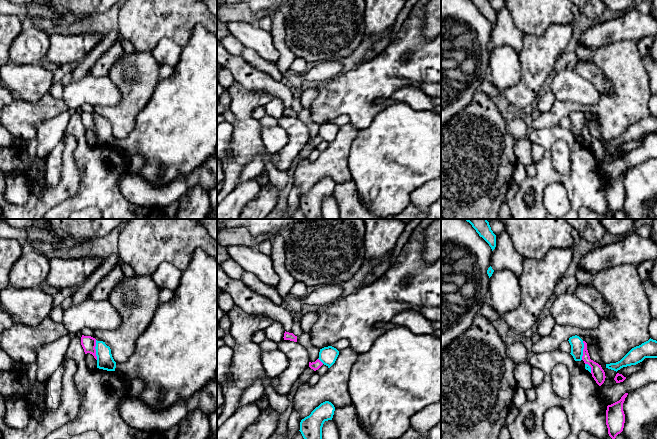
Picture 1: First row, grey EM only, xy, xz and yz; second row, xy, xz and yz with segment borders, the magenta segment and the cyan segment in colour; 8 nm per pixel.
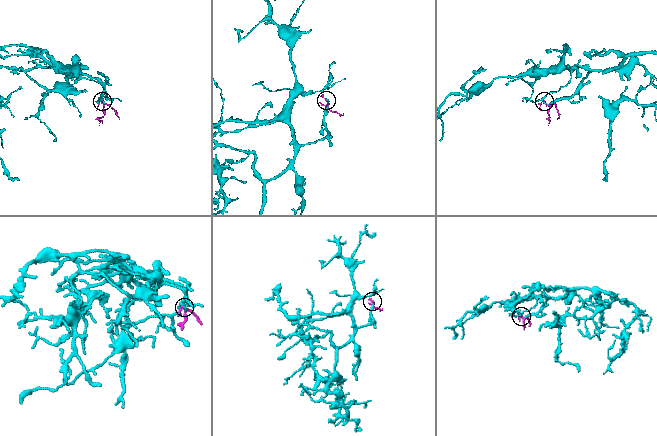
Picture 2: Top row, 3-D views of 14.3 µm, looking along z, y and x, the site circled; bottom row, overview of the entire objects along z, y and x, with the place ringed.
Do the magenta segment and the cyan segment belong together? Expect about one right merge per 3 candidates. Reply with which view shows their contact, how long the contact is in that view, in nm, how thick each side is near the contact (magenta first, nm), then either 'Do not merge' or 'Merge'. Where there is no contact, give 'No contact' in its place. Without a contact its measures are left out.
Touches magenta in xy. Shared border 160 nm. Thickness 120 nm (magenta) against 140 nm. Merge

